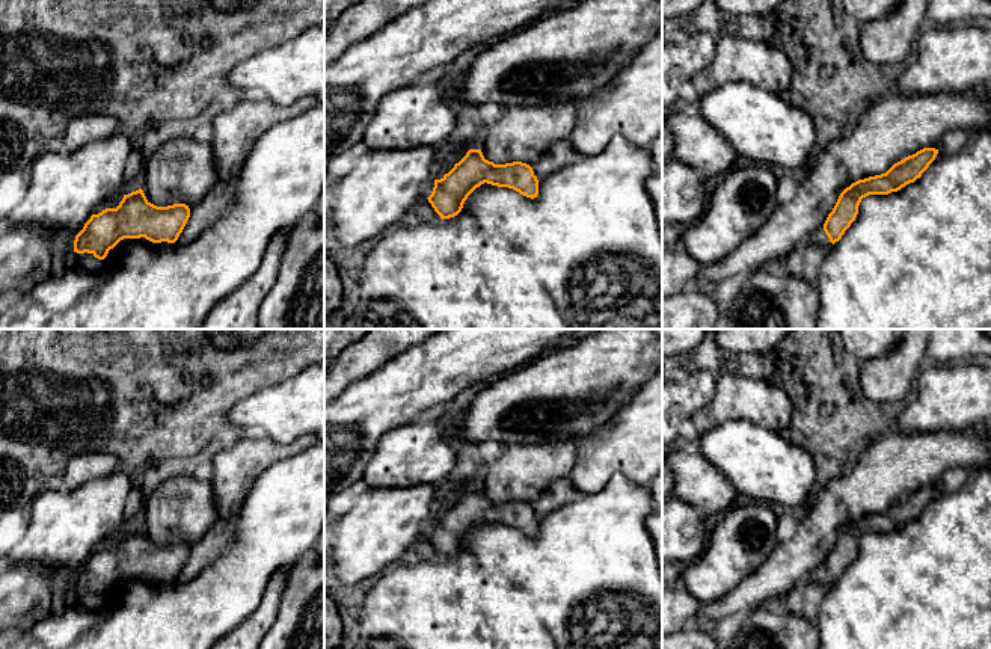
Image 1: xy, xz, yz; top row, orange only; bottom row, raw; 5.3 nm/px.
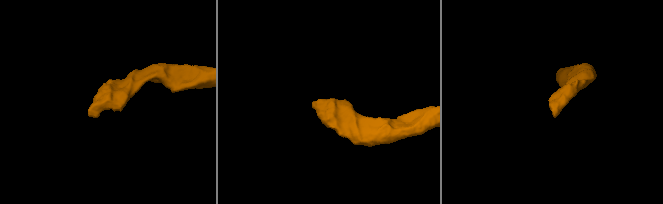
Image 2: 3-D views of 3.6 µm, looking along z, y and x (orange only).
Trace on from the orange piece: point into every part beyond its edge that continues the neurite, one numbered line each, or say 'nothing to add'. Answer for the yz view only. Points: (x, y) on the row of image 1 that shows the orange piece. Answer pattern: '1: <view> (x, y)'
1: yz (895, 127)

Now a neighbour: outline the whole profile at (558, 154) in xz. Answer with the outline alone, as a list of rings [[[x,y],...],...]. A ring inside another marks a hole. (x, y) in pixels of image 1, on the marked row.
[[[566,140],[554,142],[546,152],[531,165],[537,180],[552,175],[558,169],[578,161],[582,155]]]

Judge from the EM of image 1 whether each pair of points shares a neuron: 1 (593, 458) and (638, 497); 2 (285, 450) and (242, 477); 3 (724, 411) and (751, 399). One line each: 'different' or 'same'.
1: different
2: same
3: same

